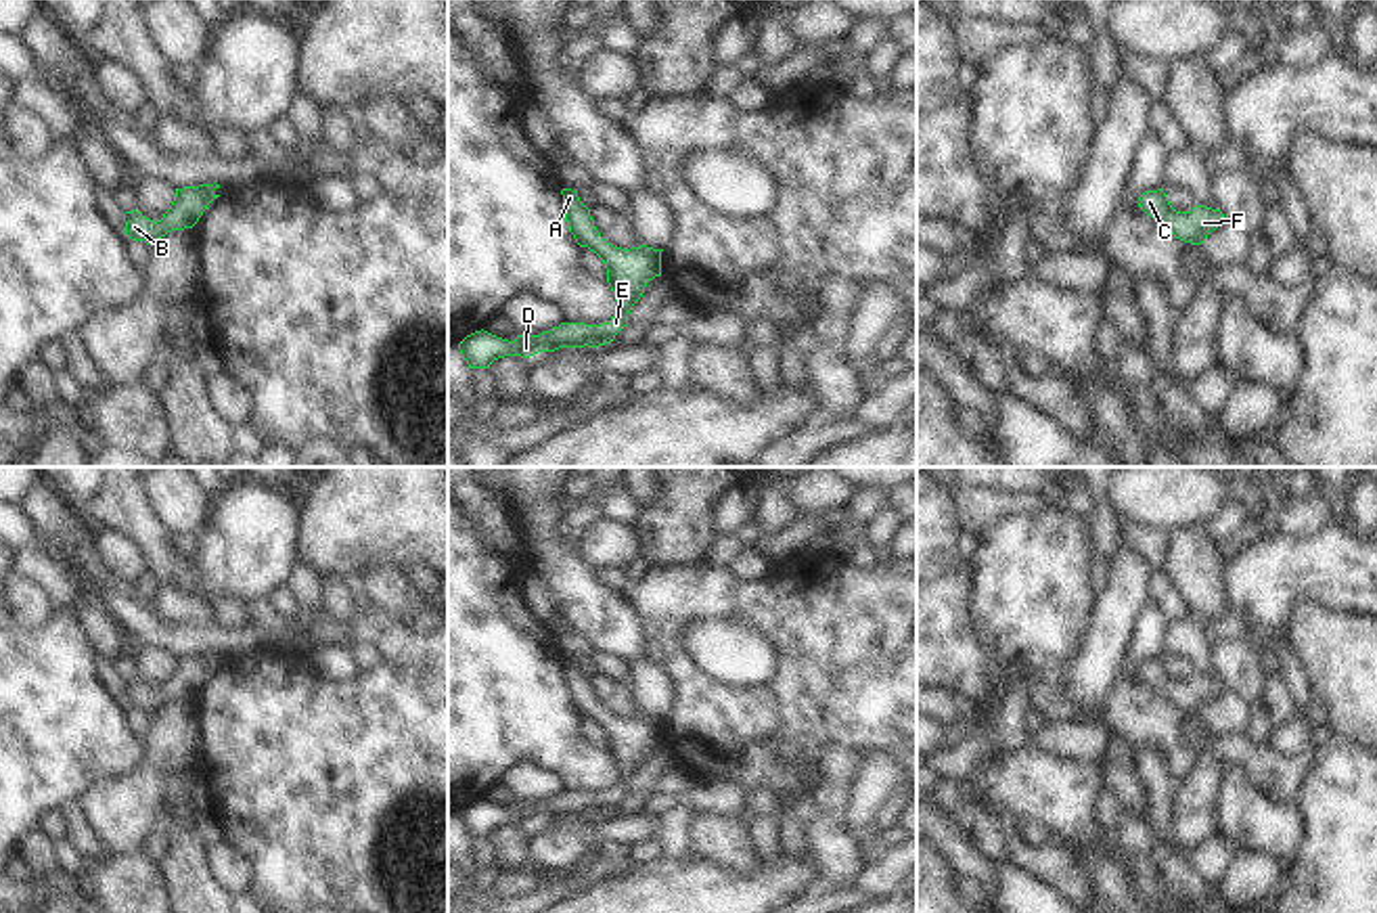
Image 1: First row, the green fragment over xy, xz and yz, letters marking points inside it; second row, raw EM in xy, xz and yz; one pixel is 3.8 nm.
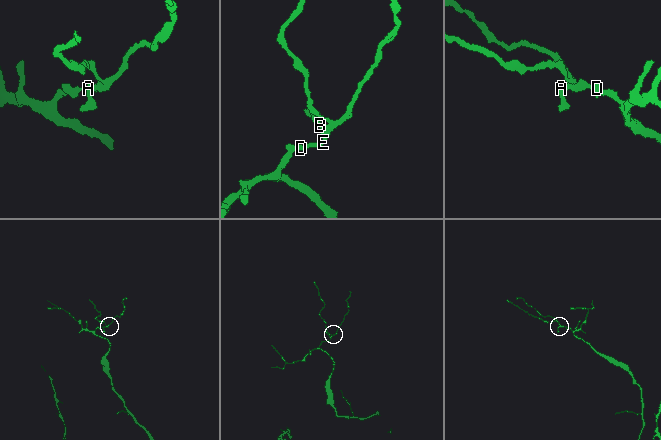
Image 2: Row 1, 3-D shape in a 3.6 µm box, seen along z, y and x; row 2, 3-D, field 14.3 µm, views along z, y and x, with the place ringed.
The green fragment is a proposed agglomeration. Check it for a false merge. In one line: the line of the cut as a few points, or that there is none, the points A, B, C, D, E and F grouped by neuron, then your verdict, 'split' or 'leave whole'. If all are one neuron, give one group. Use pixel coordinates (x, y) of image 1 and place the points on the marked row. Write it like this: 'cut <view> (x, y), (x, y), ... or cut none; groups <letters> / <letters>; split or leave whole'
cut none; groups A B C D E F; leave whole

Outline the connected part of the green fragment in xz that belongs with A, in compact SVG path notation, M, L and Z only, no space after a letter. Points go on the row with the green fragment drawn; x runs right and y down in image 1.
M563 188L561 195L565 222L575 243L594 251L607 268L607 283L617 302L615 314L609 322L561 322L540 335L517 335L515 341L496 337L483 329L475 331L458 343L469 369L490 369L494 360L504 356L529 358L538 352L555 352L559 348L599 348L611 343L628 325L628 314L642 297L647 283L661 276L663 249L647 245L630 249L613 247L596 230L590 209L580 201L578 191Z

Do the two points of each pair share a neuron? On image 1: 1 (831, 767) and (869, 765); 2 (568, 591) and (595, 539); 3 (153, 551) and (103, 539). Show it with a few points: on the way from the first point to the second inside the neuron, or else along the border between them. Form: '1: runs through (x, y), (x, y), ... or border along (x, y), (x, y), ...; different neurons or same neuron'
1: border along (859, 754), (842, 811); different neurons
2: border along (574, 539), (580, 555), (595, 568); different neurons
3: border along (93, 526), (122, 532), (147, 570); different neurons

